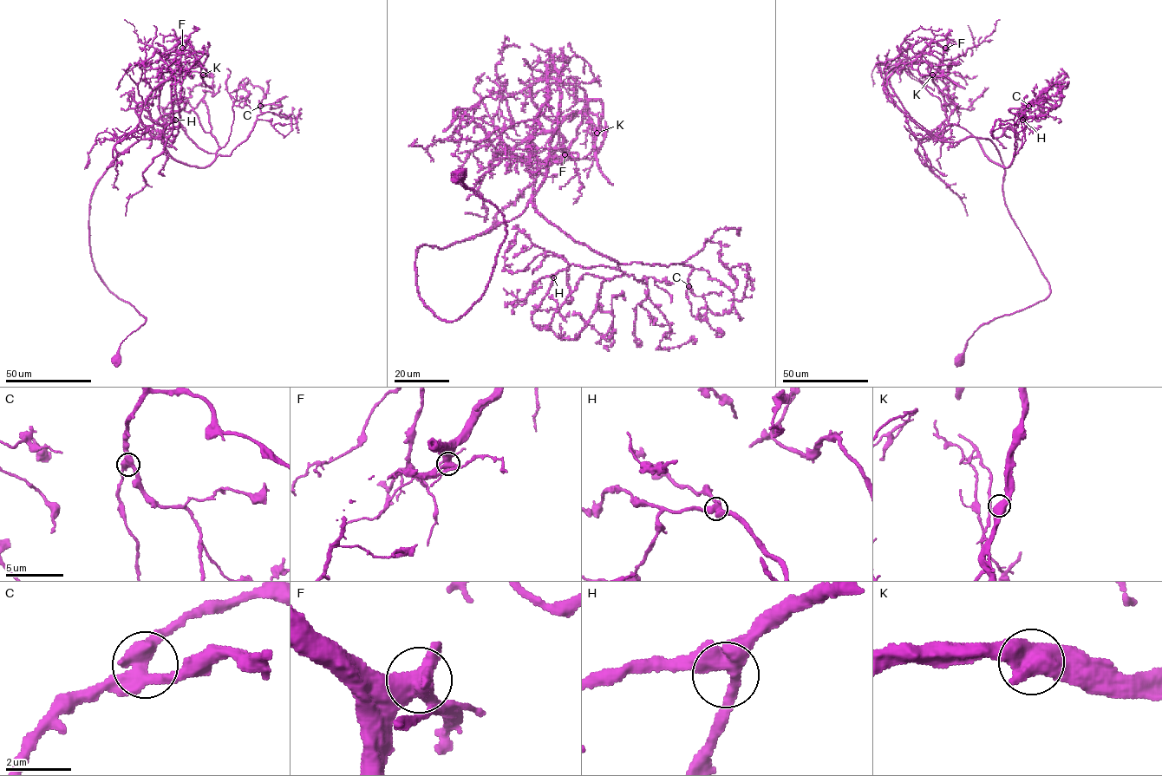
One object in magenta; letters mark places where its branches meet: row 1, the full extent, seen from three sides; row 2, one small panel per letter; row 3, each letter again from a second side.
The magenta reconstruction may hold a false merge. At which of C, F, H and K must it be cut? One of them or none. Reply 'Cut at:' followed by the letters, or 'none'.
Cut at: F

